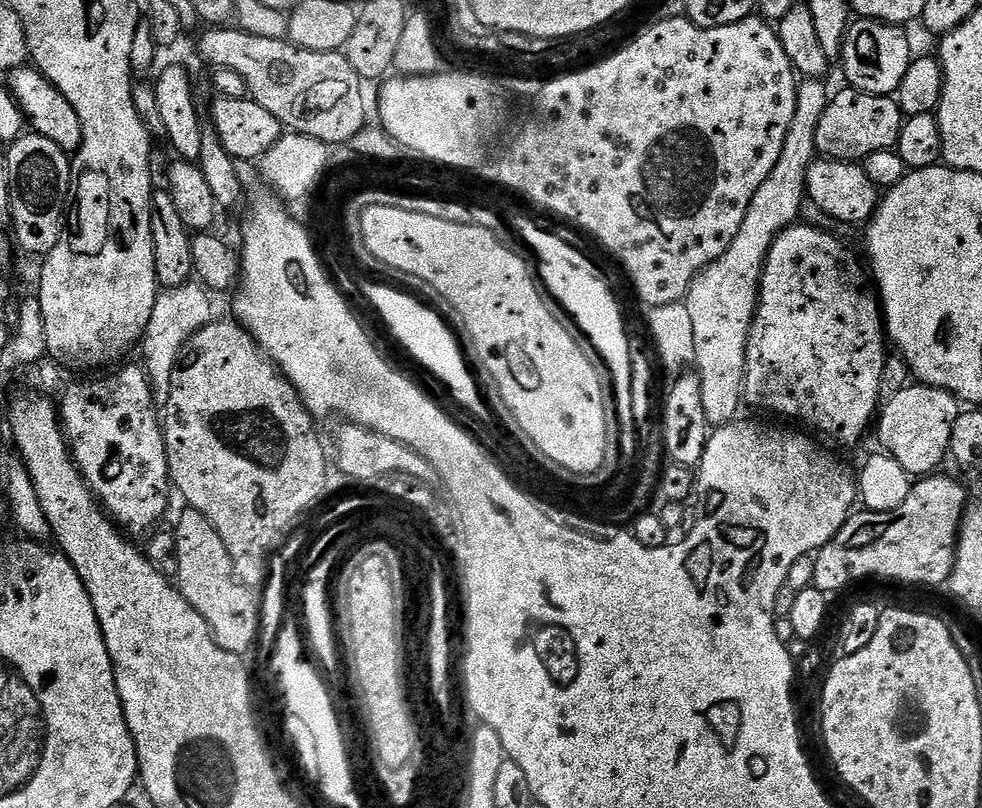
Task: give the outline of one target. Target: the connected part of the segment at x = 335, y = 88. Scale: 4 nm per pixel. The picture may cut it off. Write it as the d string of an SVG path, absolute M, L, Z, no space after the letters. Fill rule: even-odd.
M212 26L204 30L206 32L203 34L200 40L200 52L203 58L208 63L212 64L211 67L230 68L232 70L237 70L238 74L242 74L244 81L247 84L249 97L258 102L260 106L265 107L270 113L274 114L274 116L280 120L281 125L284 125L291 131L299 132L300 135L314 137L314 139L322 141L324 144L329 146L335 146L335 144L347 145L348 143L351 143L353 136L358 134L361 129L367 125L368 120L366 120L366 100L362 90L362 87L364 87L364 82L360 79L360 75L356 70L354 70L352 65L350 65L349 60L345 58L341 51L308 51L305 48L300 48L289 42L287 39L281 37L252 35L239 27L228 27L232 26Z

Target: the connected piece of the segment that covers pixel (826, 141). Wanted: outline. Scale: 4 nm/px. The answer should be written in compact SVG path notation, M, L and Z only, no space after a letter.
M844 86L837 96L835 93L829 99L826 114L822 114L822 122L818 122L816 151L821 157L830 160L863 162L870 154L895 149L905 119L892 96L875 96Z

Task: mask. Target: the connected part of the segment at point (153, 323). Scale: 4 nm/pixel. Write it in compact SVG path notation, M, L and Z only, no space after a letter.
M196 282L182 284L179 287L163 289L155 300L153 313L147 323L140 343L141 361L144 363L148 380L152 384L153 395L157 403L163 404L169 397L170 379L176 369L181 347L193 333L211 323L213 314L209 293L203 285Z

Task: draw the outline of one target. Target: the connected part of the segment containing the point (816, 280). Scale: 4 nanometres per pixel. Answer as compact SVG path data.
M797 222L790 228L784 228L774 238L764 263L764 272L760 275L760 301L756 304L756 313L752 319L752 329L748 335L746 346L746 370L744 371L744 400L756 408L765 408L768 412L777 412L780 416L789 416L792 420L801 420L844 444L852 444L864 436L868 427L873 427L874 417L881 403L880 383L884 380L884 344L886 348L886 333L884 330L884 313L880 307L877 293L870 287L870 276L865 265L839 240L812 224Z

